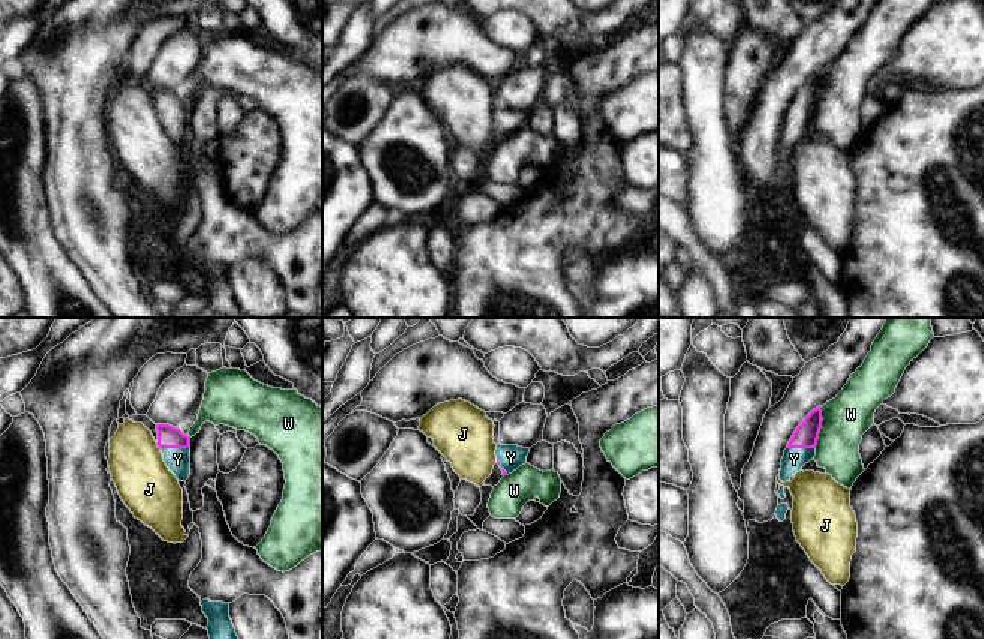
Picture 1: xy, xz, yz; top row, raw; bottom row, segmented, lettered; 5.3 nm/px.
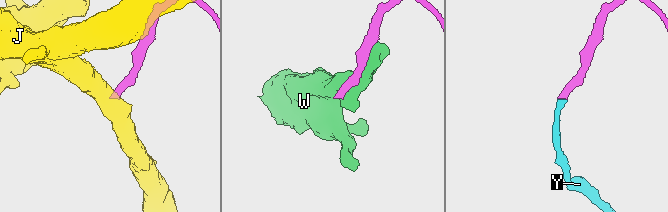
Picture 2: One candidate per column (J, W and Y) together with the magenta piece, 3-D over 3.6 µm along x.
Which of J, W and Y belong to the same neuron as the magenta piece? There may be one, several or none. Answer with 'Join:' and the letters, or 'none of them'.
Join: Y

